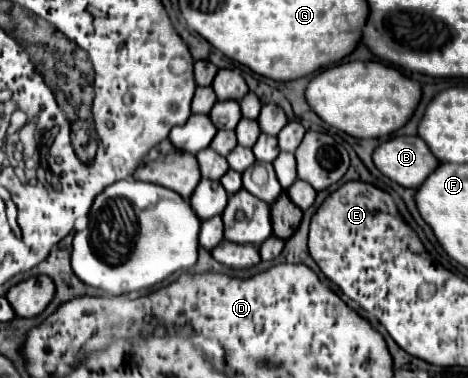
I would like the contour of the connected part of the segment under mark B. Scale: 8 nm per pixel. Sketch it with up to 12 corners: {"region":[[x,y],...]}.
{"region":[[395,136],[375,166],[417,188],[439,160],[419,136]]}

